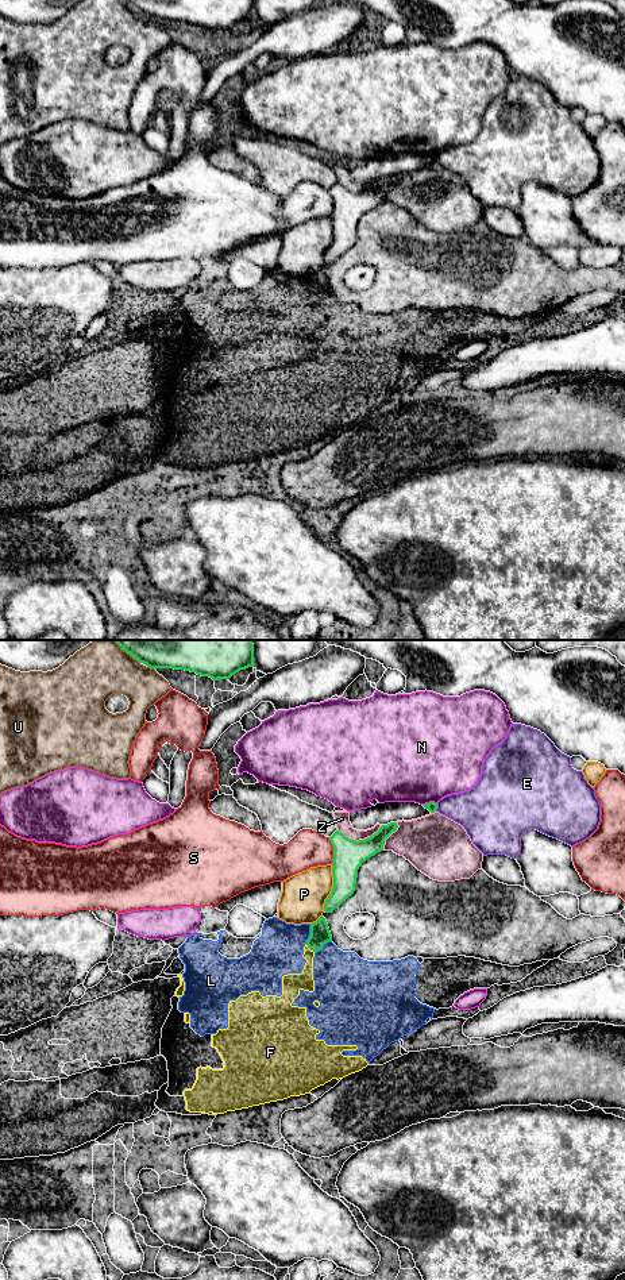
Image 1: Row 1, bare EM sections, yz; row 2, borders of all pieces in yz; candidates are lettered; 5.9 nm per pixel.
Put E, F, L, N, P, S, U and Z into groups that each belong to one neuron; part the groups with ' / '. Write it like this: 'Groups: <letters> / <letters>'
Groups: E / F L / N / P / S / U / Z

